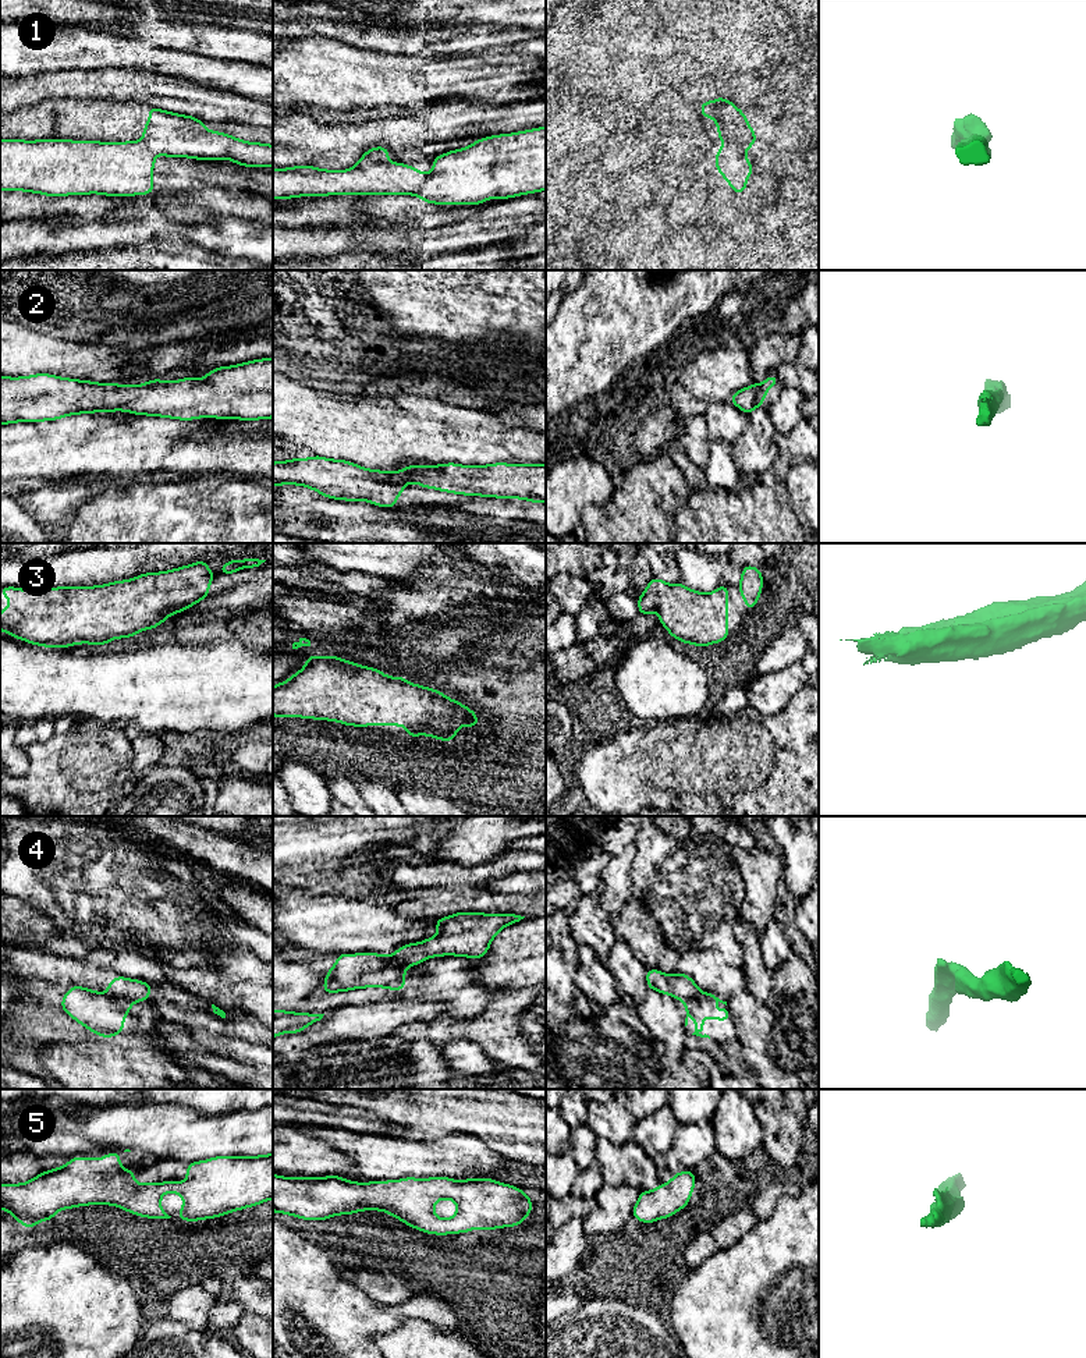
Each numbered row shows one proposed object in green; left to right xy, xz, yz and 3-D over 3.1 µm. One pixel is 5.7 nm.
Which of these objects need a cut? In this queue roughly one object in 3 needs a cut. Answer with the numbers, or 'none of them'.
4

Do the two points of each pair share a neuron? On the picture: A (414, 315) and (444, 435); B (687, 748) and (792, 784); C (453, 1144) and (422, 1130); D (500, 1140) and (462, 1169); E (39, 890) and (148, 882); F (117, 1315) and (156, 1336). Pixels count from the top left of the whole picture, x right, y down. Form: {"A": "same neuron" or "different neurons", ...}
{"A": "different neurons", "B": "same neuron", "C": "different neurons", "D": "different neurons", "E": "same neuron", "F": "different neurons"}

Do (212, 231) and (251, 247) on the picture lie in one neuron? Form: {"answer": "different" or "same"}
{"answer": "same"}

